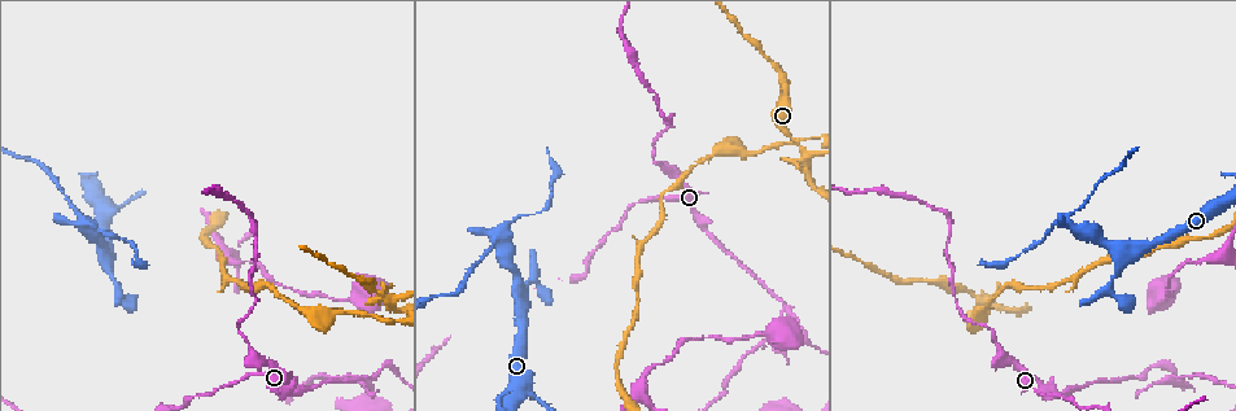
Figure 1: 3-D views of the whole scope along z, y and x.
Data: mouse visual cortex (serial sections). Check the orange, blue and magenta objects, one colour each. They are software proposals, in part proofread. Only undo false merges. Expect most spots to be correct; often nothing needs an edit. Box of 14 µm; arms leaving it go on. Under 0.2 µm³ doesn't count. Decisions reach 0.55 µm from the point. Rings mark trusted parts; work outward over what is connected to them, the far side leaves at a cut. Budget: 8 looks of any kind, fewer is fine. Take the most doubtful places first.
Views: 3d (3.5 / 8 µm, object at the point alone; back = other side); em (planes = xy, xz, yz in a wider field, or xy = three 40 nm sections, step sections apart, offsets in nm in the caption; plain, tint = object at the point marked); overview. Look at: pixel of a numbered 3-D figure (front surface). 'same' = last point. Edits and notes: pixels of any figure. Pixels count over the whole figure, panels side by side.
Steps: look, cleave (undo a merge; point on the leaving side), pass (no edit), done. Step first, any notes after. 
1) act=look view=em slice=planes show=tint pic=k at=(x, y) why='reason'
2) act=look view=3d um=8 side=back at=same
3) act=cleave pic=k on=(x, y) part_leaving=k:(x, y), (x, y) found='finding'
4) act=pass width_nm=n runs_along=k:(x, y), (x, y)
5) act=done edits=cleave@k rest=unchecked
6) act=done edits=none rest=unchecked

act=look view=3d um=8 pic=1 at=(83, 217) why='abrupt turn'

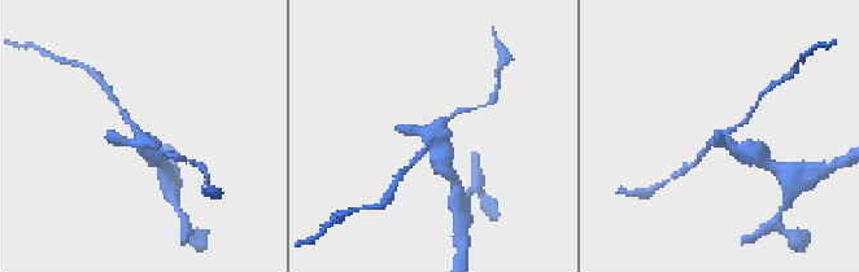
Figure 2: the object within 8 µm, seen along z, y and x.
act=look view=3d um=3.5 pic=2 at=(431, 136)

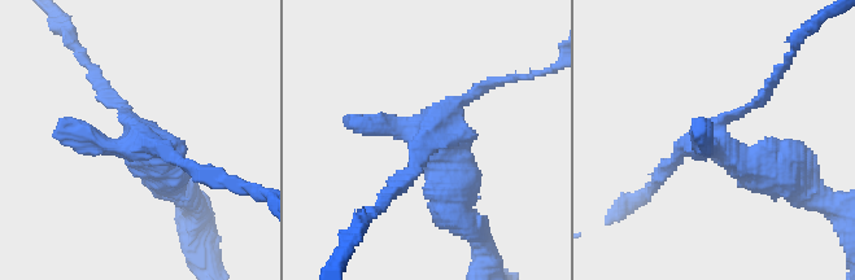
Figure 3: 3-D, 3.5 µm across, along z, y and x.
act=look view=em slice=xy step=5 show=tint pic=3 at=(717, 132) why='now the EM'

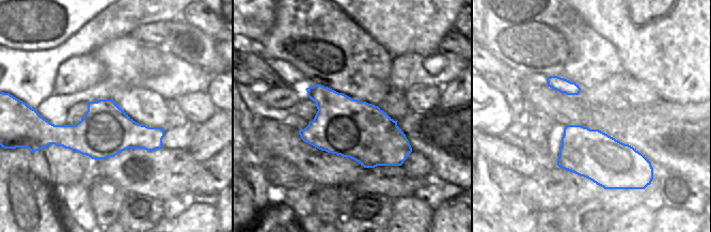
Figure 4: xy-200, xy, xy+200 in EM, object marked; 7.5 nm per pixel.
act=cleave pic=3 on=(90, 149) part_leaving=3:(430, 151), (437, 121), (509, 78) found='two cells meet here'

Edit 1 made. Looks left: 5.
act=look view=3d um=8 pic=1 at=(806, 156) why='narrows sharply'

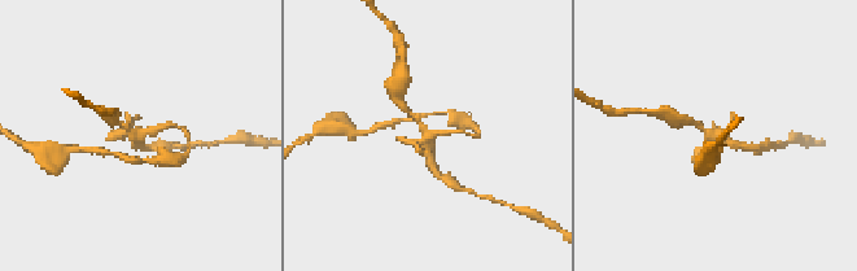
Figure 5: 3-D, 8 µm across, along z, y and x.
act=look view=em slice=xy step=2 show=tint pic=5 at=(429, 134) why='now the EM'

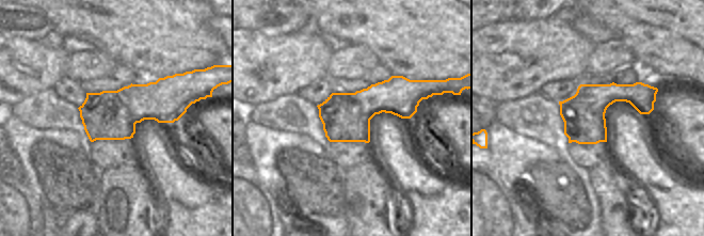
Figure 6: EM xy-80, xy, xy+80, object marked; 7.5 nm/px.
act=cleave pic=5 on=(453, 122) border=6:(115, 91), (130, 115), (137, 122) found='two cells meet here'

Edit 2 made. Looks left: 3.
act=look view=3d um=3.5 pic=1 at=(1065, 390) why='thick turns thin'

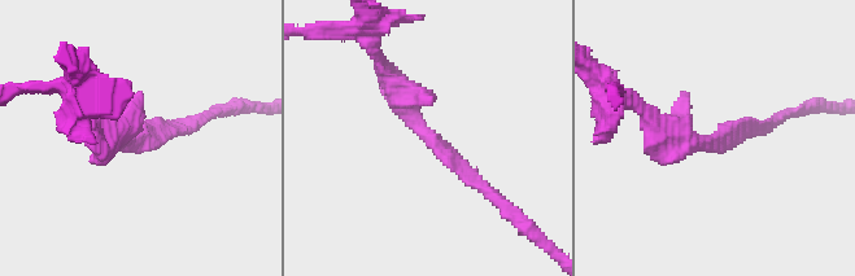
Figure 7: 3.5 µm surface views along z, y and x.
act=look view=em slice=planes show=plain pic=7 at=(720, 138)

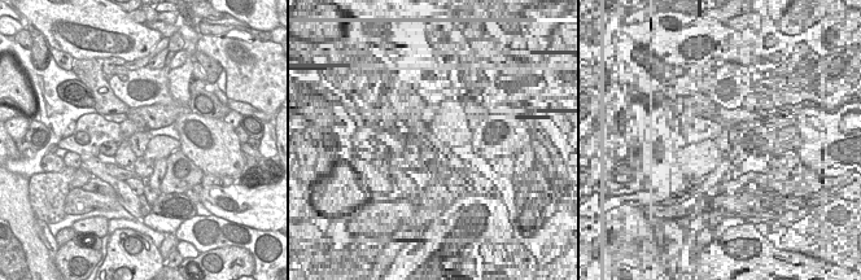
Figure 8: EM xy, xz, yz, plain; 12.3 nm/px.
act=look view=em slice=planes show=tint at=same why='where the object lies'

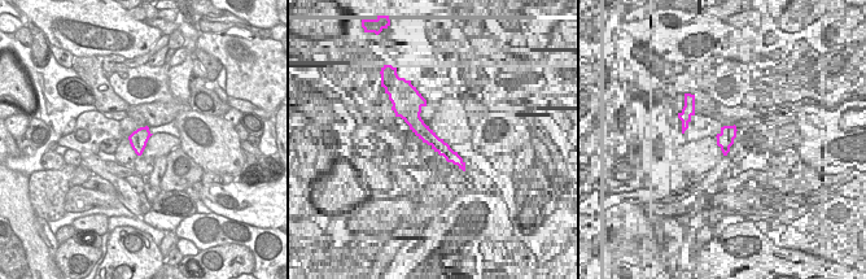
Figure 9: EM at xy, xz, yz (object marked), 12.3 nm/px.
act=pass found='continuous, no second cell'

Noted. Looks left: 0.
act=done edits=cleave@3,cleave@5 rest=unchecked

